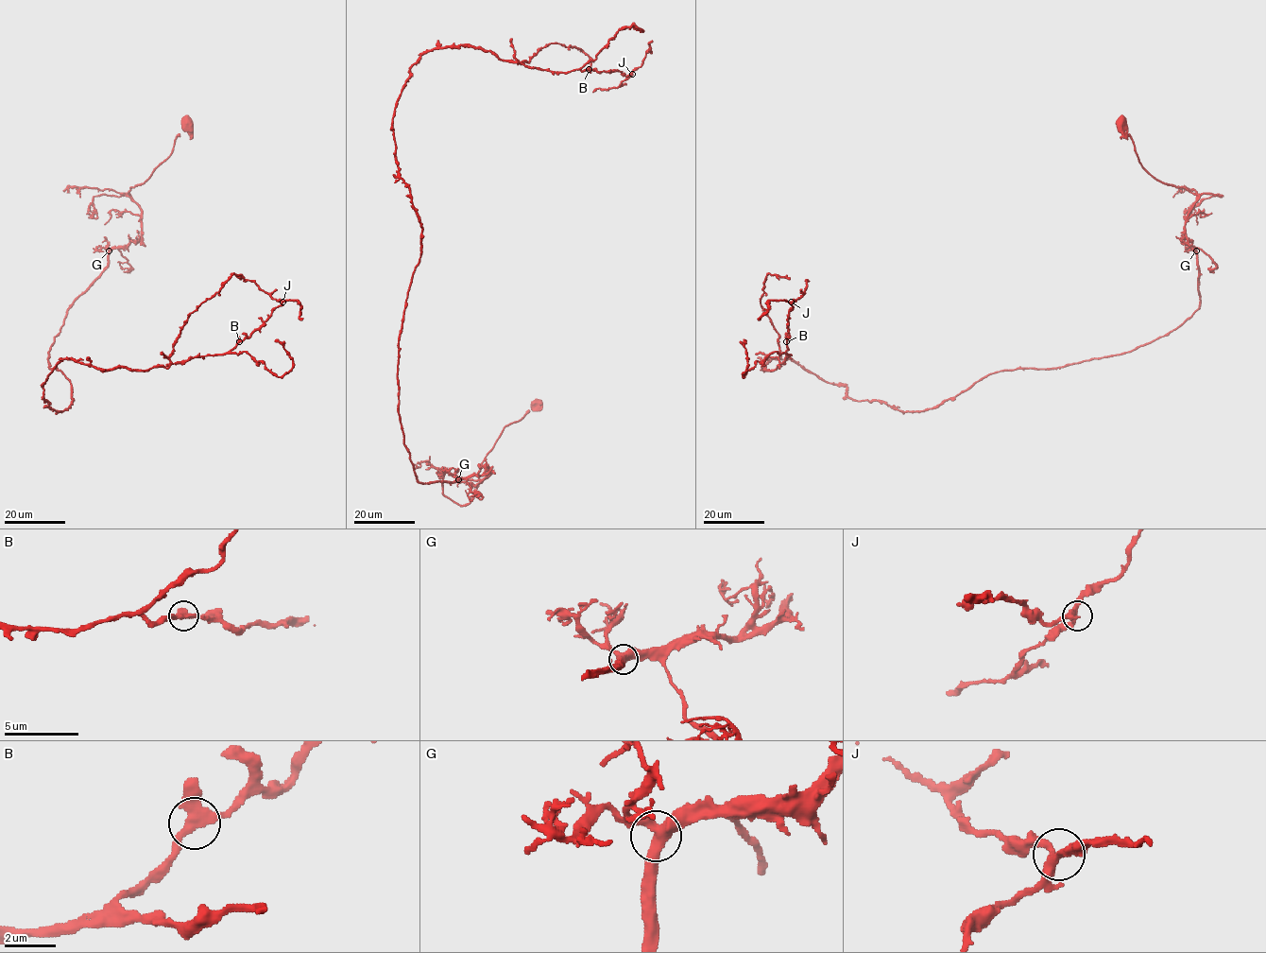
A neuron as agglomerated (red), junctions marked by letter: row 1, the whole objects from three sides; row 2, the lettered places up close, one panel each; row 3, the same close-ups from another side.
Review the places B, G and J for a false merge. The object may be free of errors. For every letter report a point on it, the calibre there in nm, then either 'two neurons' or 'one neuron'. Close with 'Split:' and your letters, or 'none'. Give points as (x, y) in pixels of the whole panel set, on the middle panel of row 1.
B: (589, 69) | 320 nm | one neuron
G: (458, 479) | 400 nm | one neuron
J: (632, 74) | 320 nm | one neuron
Split: none

